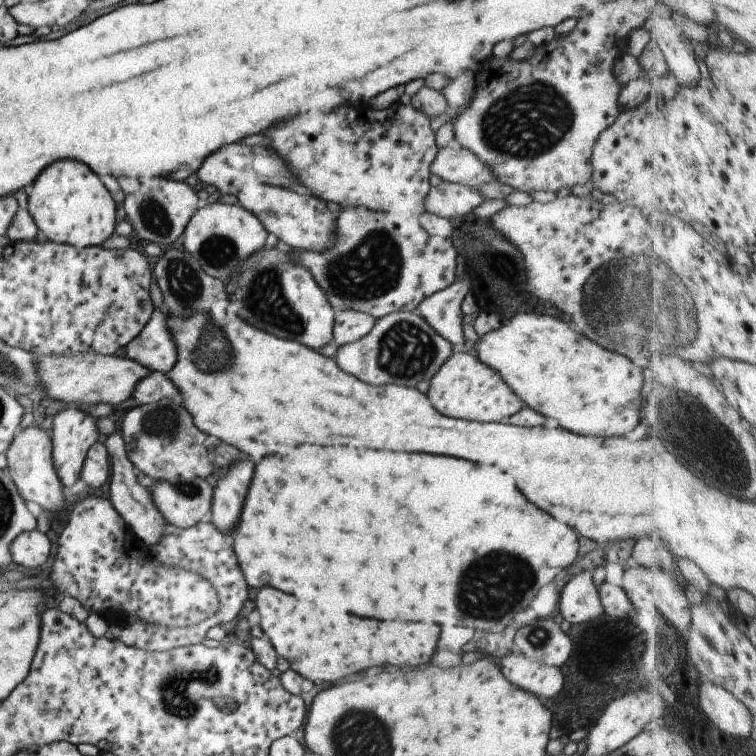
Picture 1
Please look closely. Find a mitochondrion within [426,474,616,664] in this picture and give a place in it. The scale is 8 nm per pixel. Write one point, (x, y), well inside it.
(488, 588)

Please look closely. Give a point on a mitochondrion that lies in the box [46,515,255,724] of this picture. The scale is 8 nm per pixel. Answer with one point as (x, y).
(180, 694)

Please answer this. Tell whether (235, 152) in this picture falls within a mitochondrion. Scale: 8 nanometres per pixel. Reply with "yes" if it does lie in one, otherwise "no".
no

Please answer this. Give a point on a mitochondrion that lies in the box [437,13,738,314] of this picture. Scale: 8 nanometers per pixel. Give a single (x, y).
(530, 120)

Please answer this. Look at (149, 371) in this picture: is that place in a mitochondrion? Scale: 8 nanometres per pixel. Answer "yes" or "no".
no

